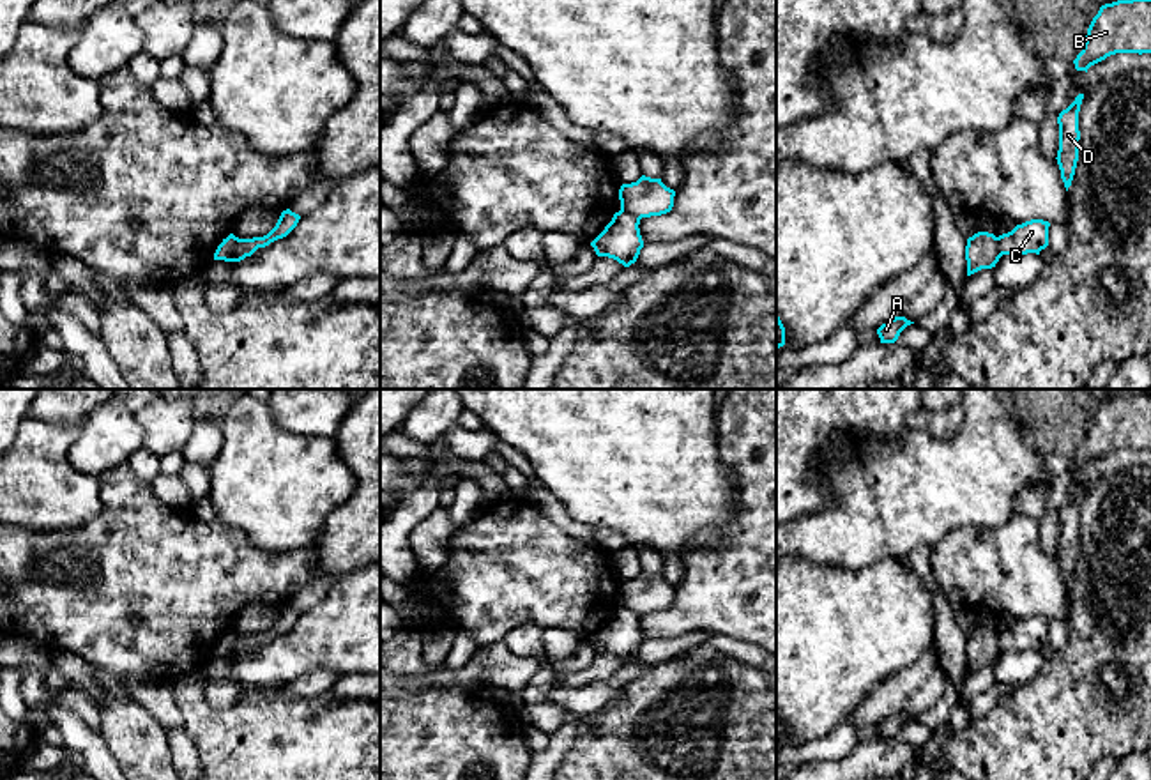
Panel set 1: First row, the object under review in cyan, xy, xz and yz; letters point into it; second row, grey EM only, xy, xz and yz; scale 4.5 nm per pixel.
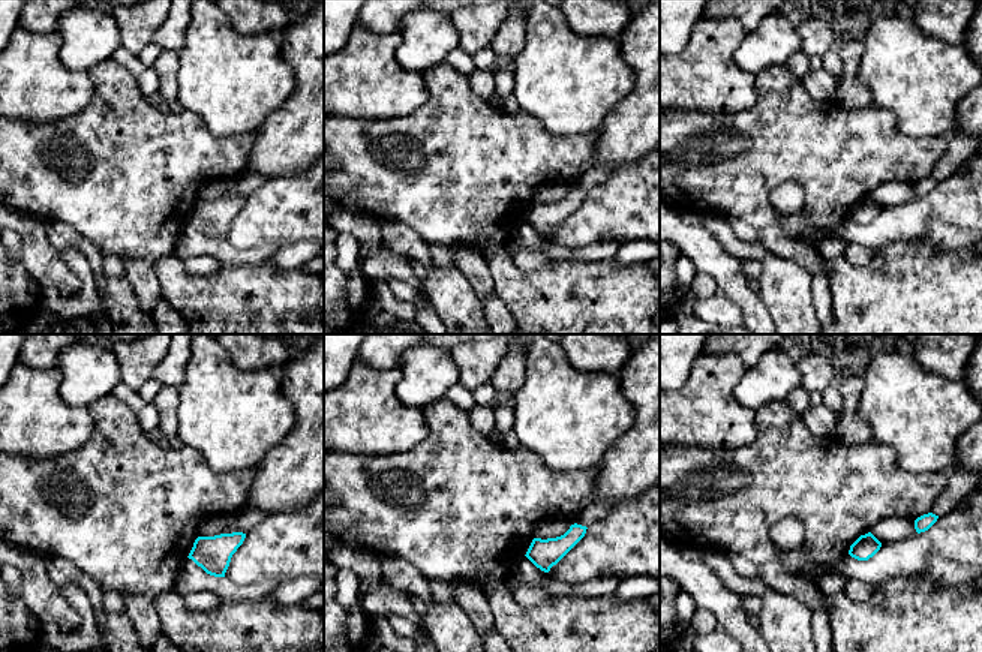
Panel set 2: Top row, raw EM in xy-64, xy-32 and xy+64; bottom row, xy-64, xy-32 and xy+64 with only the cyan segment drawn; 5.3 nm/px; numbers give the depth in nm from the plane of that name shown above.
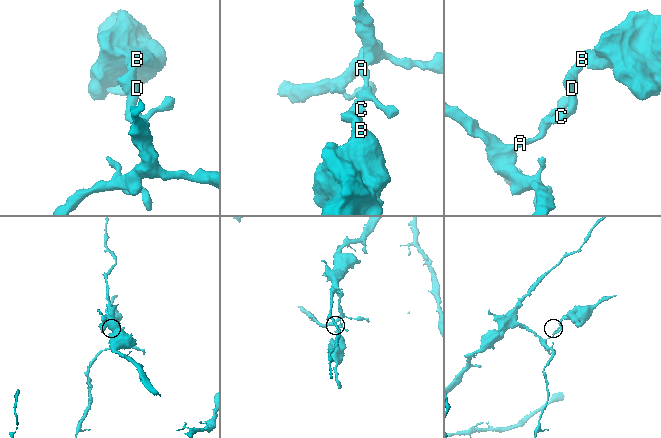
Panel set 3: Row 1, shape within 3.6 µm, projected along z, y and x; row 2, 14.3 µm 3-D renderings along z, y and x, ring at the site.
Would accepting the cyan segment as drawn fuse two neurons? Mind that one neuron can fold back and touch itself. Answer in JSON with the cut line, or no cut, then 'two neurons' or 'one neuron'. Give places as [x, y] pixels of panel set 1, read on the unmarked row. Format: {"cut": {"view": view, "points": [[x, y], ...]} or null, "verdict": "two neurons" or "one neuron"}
{"cut": {"view": "xy", "points": [[237, 634], [237, 644], [230, 657]]}, "verdict": "two neurons"}

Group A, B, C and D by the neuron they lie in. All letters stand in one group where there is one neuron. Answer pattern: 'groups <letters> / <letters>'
groups A / B C D

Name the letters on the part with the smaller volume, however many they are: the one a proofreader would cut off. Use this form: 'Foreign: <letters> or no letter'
Foreign: B, C, D

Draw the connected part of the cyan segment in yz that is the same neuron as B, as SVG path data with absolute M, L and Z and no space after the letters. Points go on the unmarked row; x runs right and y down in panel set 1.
M1151 394L1101 401L1073 460L1077 467L1087 469L1091 462L1116 449L1151 449Z

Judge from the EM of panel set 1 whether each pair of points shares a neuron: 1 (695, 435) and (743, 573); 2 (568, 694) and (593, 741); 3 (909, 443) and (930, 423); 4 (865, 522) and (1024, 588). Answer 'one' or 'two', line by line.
1: two
2: two
3: two
4: two

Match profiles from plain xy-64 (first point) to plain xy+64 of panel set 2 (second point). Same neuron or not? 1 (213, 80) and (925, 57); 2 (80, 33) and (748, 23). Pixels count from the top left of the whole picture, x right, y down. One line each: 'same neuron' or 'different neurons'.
1: same neuron
2: different neurons

